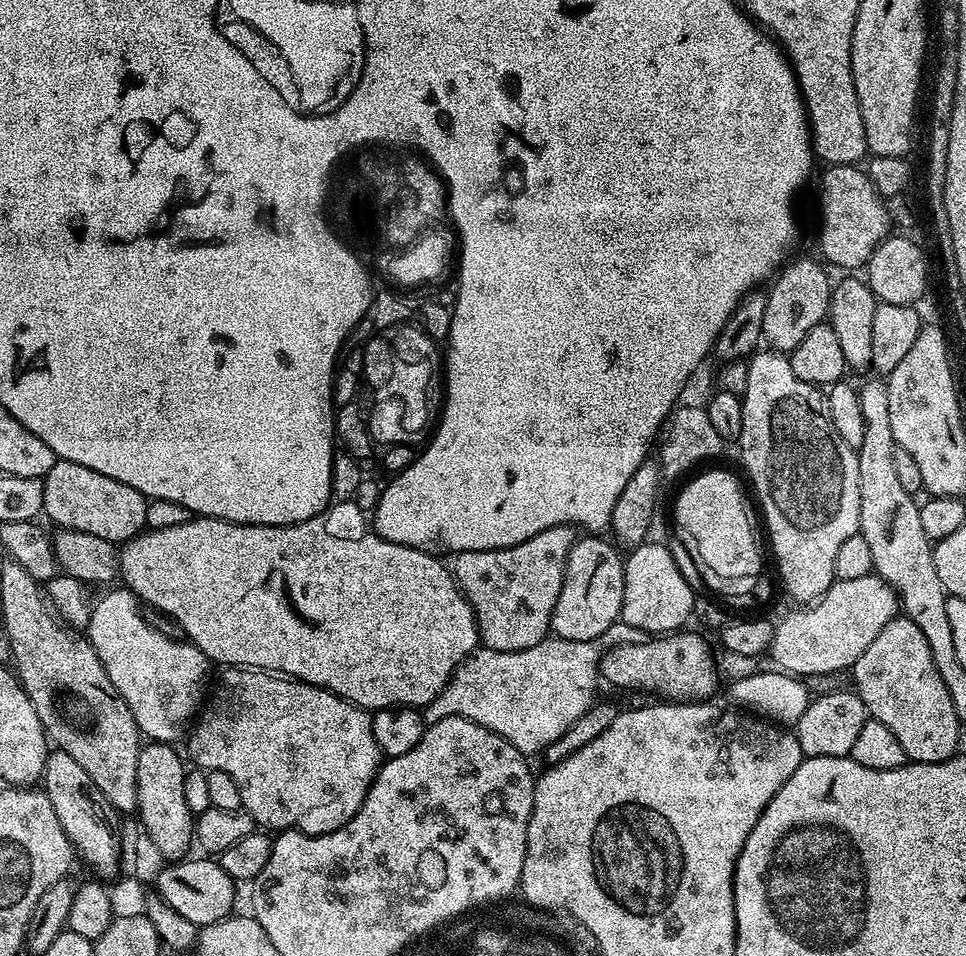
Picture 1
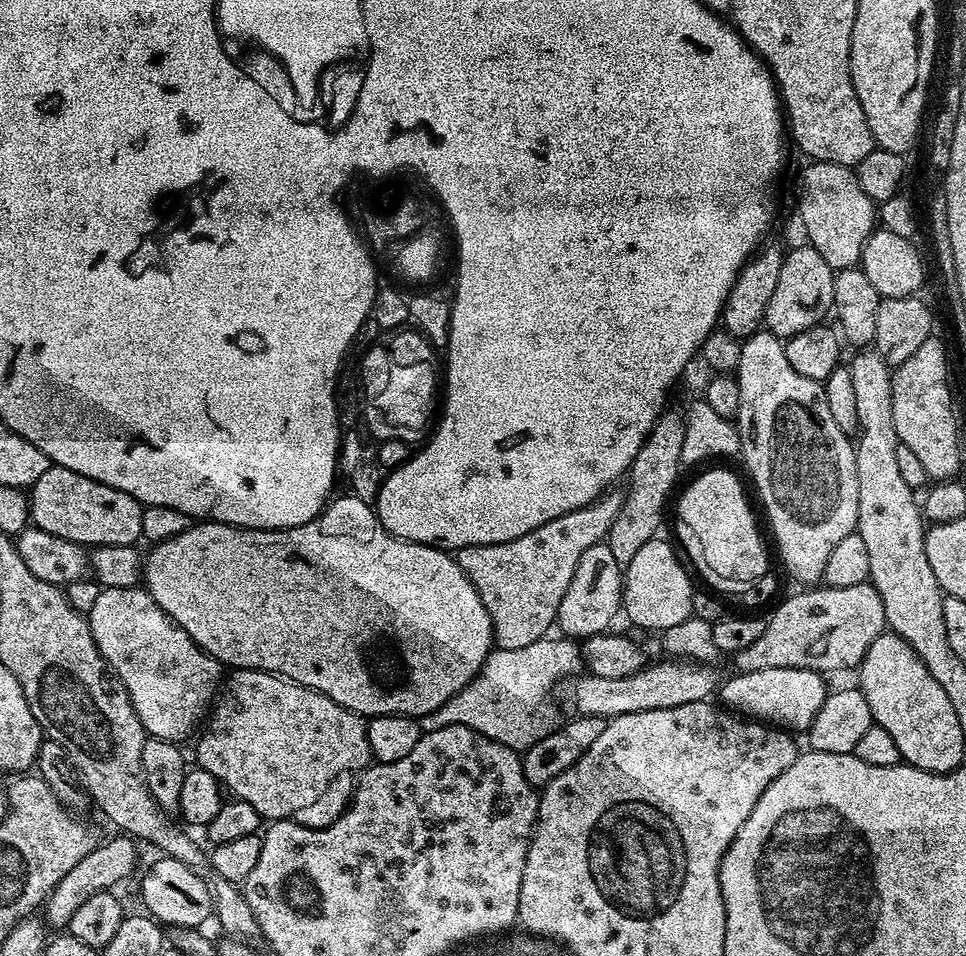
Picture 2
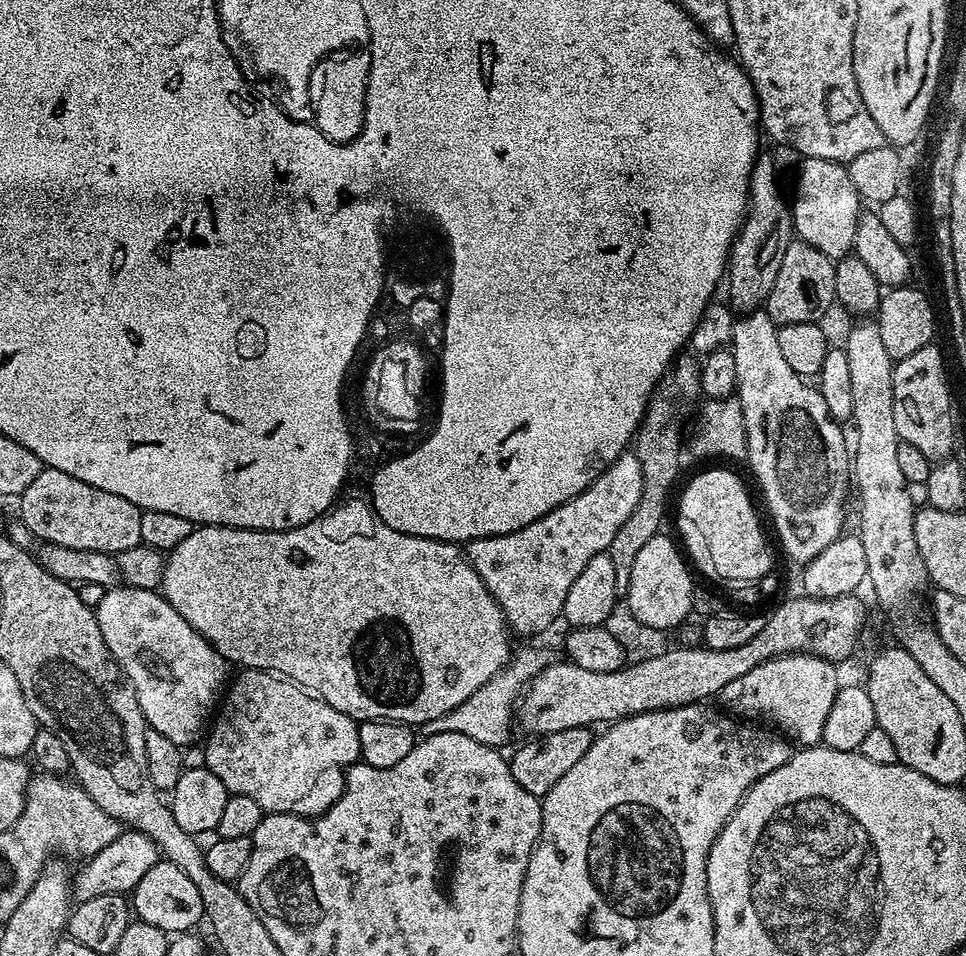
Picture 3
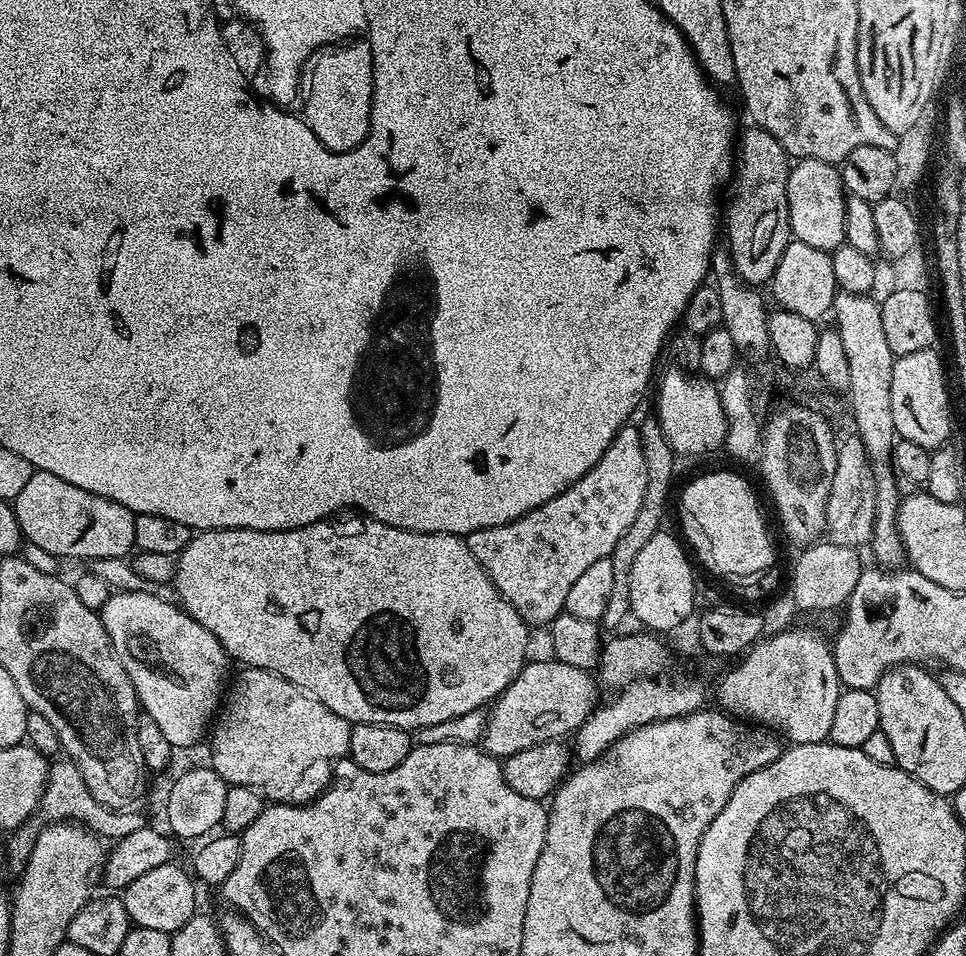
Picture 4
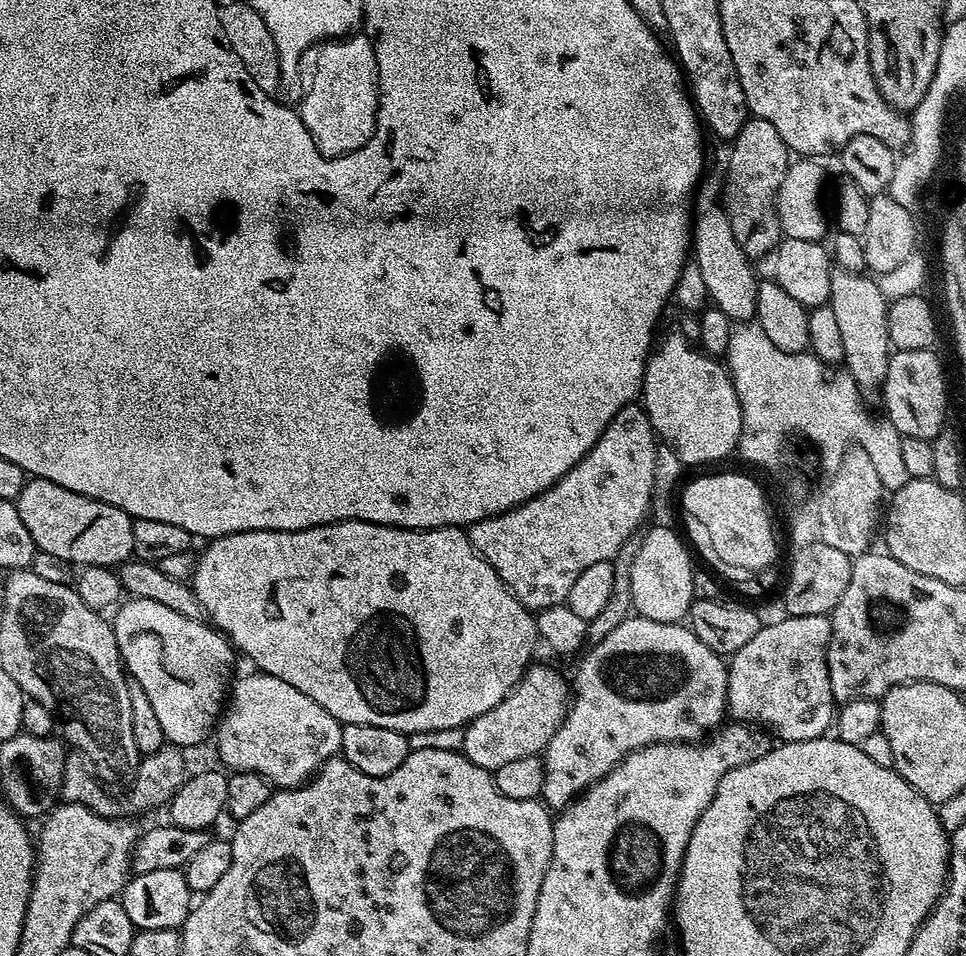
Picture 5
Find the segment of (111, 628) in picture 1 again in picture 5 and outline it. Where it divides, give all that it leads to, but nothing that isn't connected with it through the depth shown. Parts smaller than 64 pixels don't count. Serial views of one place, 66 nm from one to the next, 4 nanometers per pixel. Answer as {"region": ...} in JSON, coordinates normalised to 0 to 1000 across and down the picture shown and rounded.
{"region":[[[129,627],[119,637],[118,643],[120,645],[115,645],[114,652],[118,667],[122,672],[124,689],[131,706],[151,723],[159,747],[167,756],[171,775],[181,781],[194,782],[193,780],[209,777],[214,771],[216,773],[227,754],[231,734],[242,707],[242,679],[232,662],[210,647],[193,646],[193,642],[183,642],[181,638],[176,638],[176,634],[168,634],[165,630],[154,628]]]}

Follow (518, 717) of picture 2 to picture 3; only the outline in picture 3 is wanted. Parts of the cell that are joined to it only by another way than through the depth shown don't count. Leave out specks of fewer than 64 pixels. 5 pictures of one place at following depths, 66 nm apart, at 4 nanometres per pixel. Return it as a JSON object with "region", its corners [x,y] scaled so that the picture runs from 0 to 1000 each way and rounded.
{"region":[[[542,678],[533,683],[523,695],[522,699],[499,722],[493,722],[466,747],[458,751],[449,751],[437,758],[439,770],[449,768],[482,768],[482,772],[491,772],[491,776],[506,778],[508,782],[518,782],[526,774],[526,769],[532,762],[532,746],[536,741],[536,733],[543,720],[560,701],[569,694],[569,686],[566,686],[559,678]]]}

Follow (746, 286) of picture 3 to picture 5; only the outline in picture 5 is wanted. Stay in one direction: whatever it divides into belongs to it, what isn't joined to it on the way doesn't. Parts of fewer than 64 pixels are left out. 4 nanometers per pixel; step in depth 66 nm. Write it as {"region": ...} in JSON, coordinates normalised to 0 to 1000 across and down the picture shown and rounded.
{"region":[[[776,123],[768,136],[764,136],[756,155],[754,181],[747,184],[747,212],[756,228],[760,249],[764,249],[764,257],[775,270],[802,265],[810,250],[803,204],[818,171],[814,149],[810,149],[805,136],[801,136],[797,128]]]}

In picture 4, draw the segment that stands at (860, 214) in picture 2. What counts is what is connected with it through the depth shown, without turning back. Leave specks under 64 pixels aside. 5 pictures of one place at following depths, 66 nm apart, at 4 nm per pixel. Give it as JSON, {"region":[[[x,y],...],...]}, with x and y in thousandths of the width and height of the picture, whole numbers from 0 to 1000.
{"region":[[[824,167],[816,178],[814,207],[818,220],[818,236],[823,250],[834,253],[834,257],[843,257],[843,262],[851,262],[858,266],[875,254],[878,212],[874,188],[870,185],[866,173],[850,167]]]}

